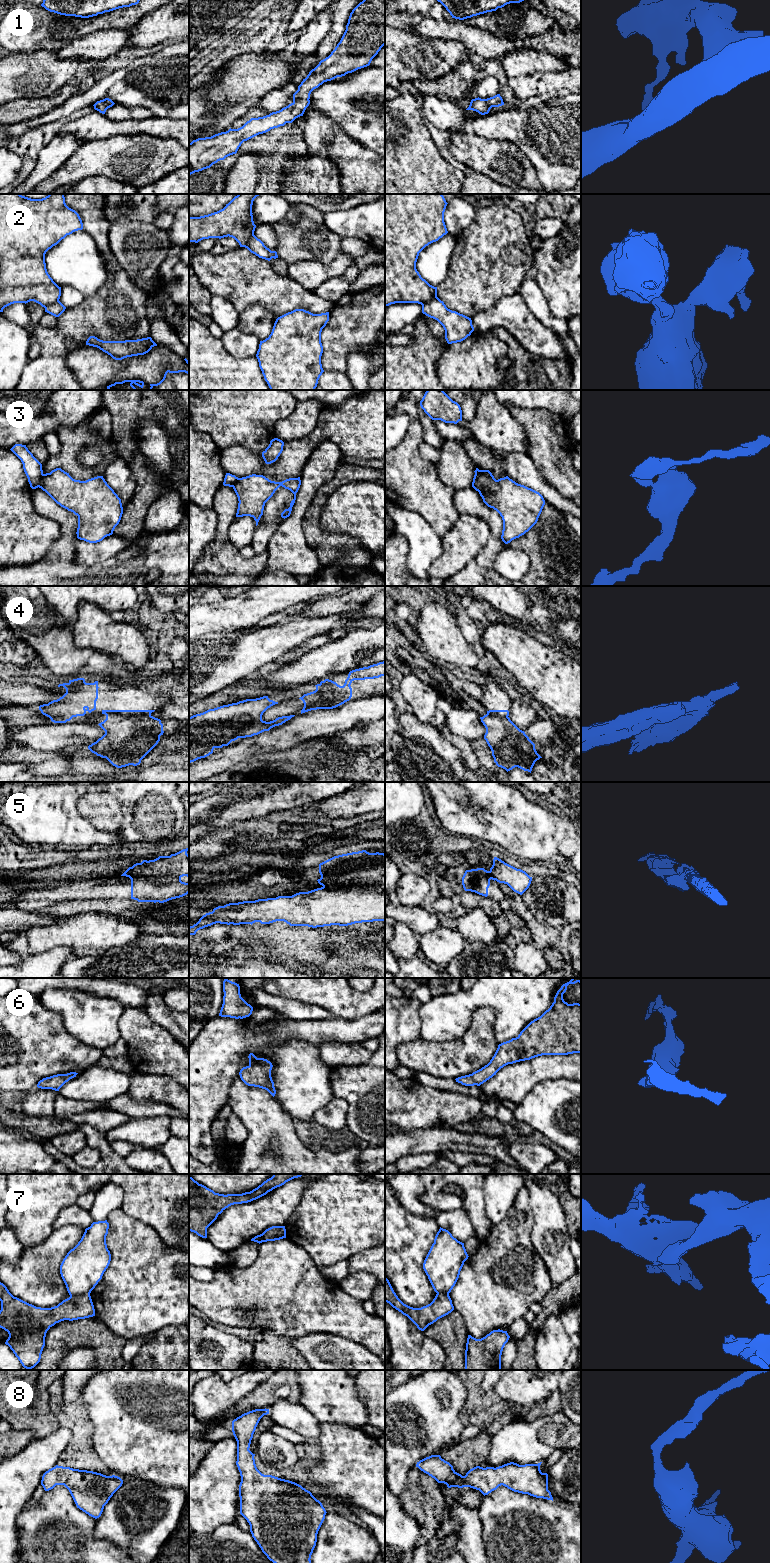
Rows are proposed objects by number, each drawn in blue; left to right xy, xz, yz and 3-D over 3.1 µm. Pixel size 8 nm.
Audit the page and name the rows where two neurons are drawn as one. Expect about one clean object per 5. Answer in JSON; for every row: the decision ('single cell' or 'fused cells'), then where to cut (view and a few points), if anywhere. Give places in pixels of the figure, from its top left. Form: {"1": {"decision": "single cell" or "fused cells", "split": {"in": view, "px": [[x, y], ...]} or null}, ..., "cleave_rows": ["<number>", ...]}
{"1": {"decision": "single cell", "split": null}, "2": {"decision": "fused cells", "split": {"in": "yz", "px": [[436, 296], [422, 305]]}}, "3": {"decision": "fused cells", "split": {"in": "xy", "px": [[43, 474], [38, 486]]}}, "4": {"decision": "fused cells", "split": {"in": "xy", "px": [[105, 713], [118, 713], [122, 715], [150, 714]]}}, "5": {"decision": "fused cells", "split": {"in": "xz", "px": [[384, 886], [323, 887]]}}, "6": {"decision": "single cell", "split": null}, "7": {"decision": "fused cells", "split": {"in": "xy", "px": [[89, 1293], [70, 1296]]}}, "8": {"decision": "single cell", "split": null}, "cleave_rows": ["2", "3", "4", "5", "7"]}

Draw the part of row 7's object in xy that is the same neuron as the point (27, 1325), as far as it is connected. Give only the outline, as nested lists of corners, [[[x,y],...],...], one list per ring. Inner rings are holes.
[[[0,1282],[0,1328],[8,1332],[9,1337],[5,1344],[10,1347],[24,1368],[34,1368],[41,1359],[45,1346],[47,1331],[64,1320],[78,1320],[95,1316],[95,1309],[90,1294],[70,1296],[57,1306],[41,1308],[14,1297],[7,1287]]]

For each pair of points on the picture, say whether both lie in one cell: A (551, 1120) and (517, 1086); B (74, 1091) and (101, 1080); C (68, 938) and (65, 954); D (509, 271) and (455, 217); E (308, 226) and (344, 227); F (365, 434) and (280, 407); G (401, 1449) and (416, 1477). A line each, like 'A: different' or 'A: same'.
A: different
B: same
C: different
D: different
E: different
F: different
G: different

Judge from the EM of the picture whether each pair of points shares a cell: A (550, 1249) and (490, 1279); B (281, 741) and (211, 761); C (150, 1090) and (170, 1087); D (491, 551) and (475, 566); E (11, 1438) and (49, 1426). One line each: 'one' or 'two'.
A: two
B: one
C: one
D: one
E: two

